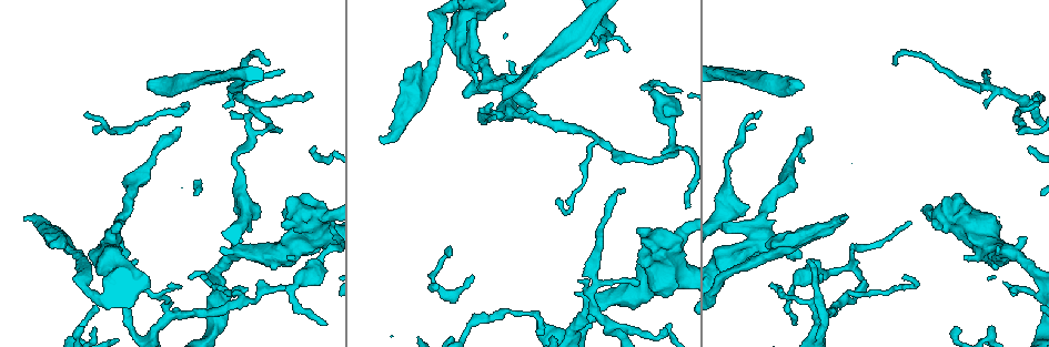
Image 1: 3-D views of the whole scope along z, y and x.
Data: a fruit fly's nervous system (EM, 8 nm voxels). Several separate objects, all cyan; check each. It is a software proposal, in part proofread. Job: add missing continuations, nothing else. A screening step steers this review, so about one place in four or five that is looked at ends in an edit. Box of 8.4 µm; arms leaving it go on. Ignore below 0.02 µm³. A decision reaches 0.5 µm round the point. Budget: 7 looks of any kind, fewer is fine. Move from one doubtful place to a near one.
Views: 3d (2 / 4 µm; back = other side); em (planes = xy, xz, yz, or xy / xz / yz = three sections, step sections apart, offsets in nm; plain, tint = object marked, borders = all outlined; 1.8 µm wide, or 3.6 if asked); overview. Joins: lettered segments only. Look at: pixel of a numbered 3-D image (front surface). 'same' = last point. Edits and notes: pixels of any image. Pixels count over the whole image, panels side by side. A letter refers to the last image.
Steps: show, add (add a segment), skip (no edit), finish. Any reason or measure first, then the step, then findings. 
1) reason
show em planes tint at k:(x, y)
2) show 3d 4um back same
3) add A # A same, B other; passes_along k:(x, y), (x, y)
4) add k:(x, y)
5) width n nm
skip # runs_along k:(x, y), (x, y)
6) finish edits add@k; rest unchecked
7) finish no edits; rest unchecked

branch stops here
show em planes borders at 1:(999, 247)

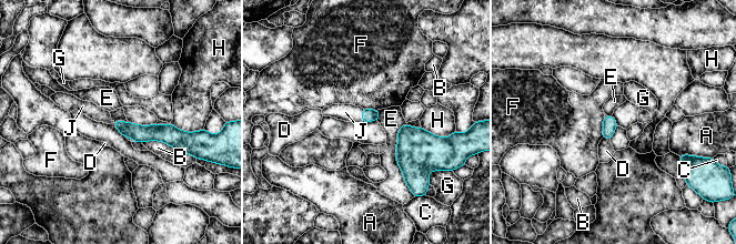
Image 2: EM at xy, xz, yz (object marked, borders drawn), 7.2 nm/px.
longest_contact E 460 nm
add J # A other, B other, C other, D other, E other, F other, G other, H other, J same; it goes on there

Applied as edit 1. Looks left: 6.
see it whole again
show overview

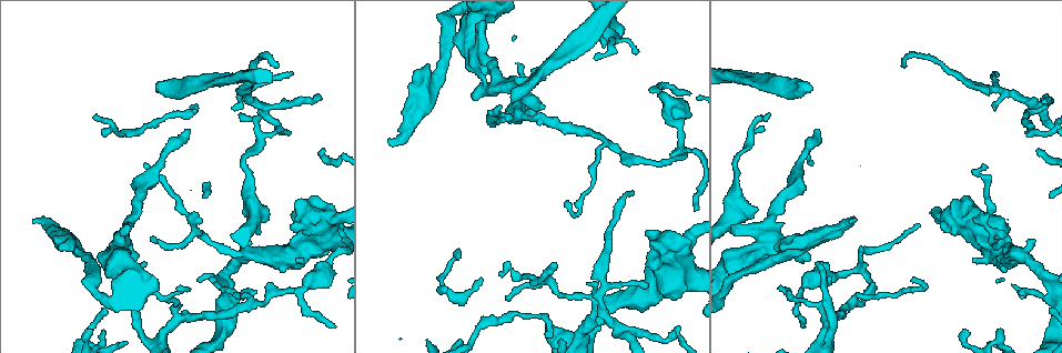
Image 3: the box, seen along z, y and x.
an open end
show 3d 2um at 3:(293, 228)

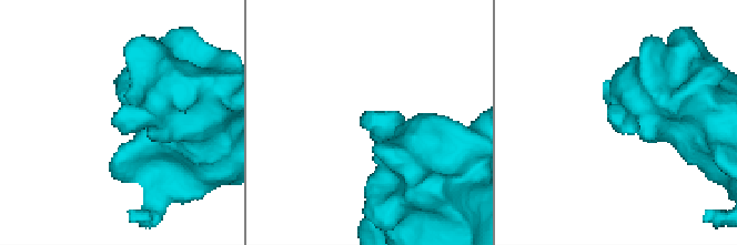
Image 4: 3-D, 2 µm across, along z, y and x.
show em xz step 4 tint at 4:(360, 119)

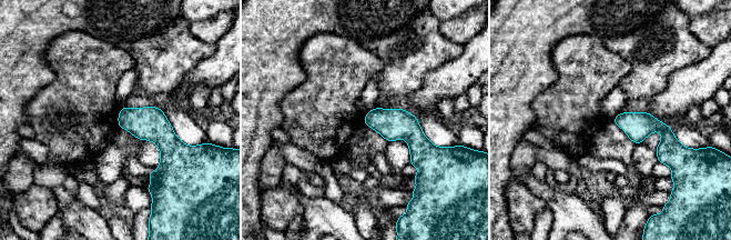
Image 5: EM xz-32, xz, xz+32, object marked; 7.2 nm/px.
show em planes borders same

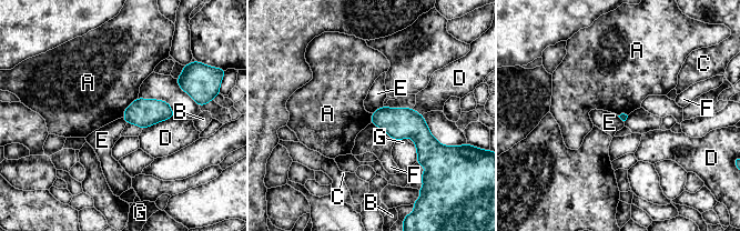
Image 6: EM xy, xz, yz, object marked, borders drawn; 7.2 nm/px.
skip # A other, B other, C other, D other, E other, F other, G other; border 6:(138, 97), (121, 117); no lettered segment goes on from it

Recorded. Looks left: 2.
long arm stops here
show 3d 2um at 3:(810, 84)

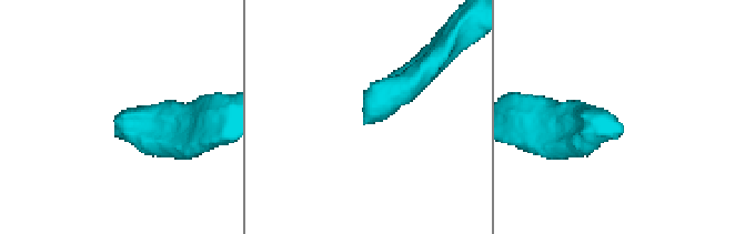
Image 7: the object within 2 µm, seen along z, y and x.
now the EM
show em planes borders at 7:(116, 122)

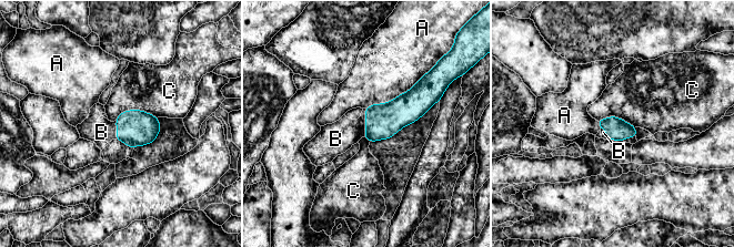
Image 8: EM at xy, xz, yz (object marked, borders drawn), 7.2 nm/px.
add B # A other, B same, C other; it goes on there

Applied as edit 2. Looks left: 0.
finish edits add@2, add@8; rest unchecked

